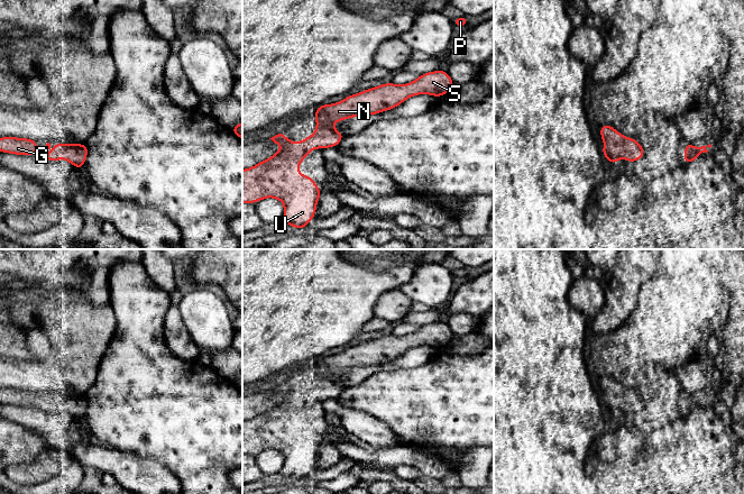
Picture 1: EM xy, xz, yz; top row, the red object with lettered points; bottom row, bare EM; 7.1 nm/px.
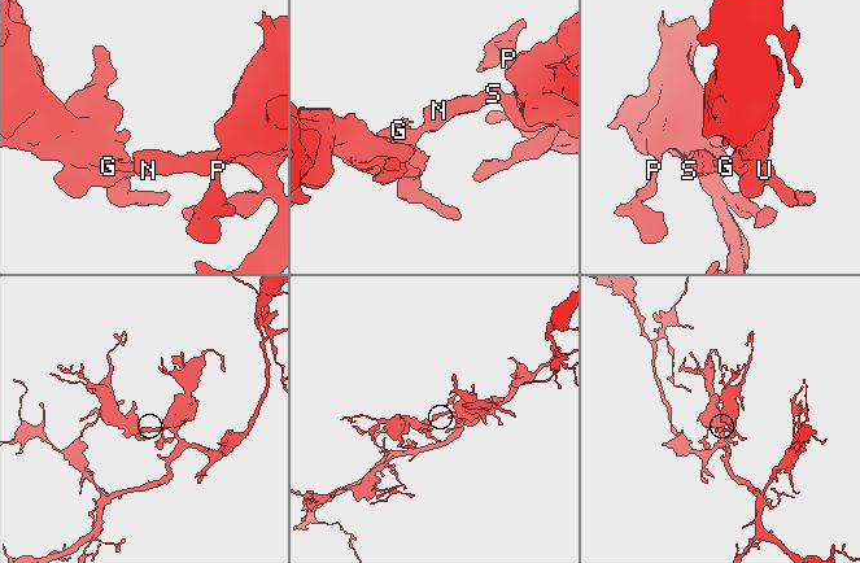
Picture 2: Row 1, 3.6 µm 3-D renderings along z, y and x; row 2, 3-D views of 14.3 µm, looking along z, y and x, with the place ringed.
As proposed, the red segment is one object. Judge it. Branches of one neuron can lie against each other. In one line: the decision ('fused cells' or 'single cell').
single cell

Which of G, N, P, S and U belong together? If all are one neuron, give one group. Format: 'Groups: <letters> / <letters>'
Groups: G N P S U

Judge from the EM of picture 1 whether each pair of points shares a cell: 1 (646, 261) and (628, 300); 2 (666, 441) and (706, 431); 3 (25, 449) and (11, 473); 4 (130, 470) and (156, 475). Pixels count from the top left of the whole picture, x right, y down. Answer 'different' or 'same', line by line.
1: same
2: different
3: different
4: same

